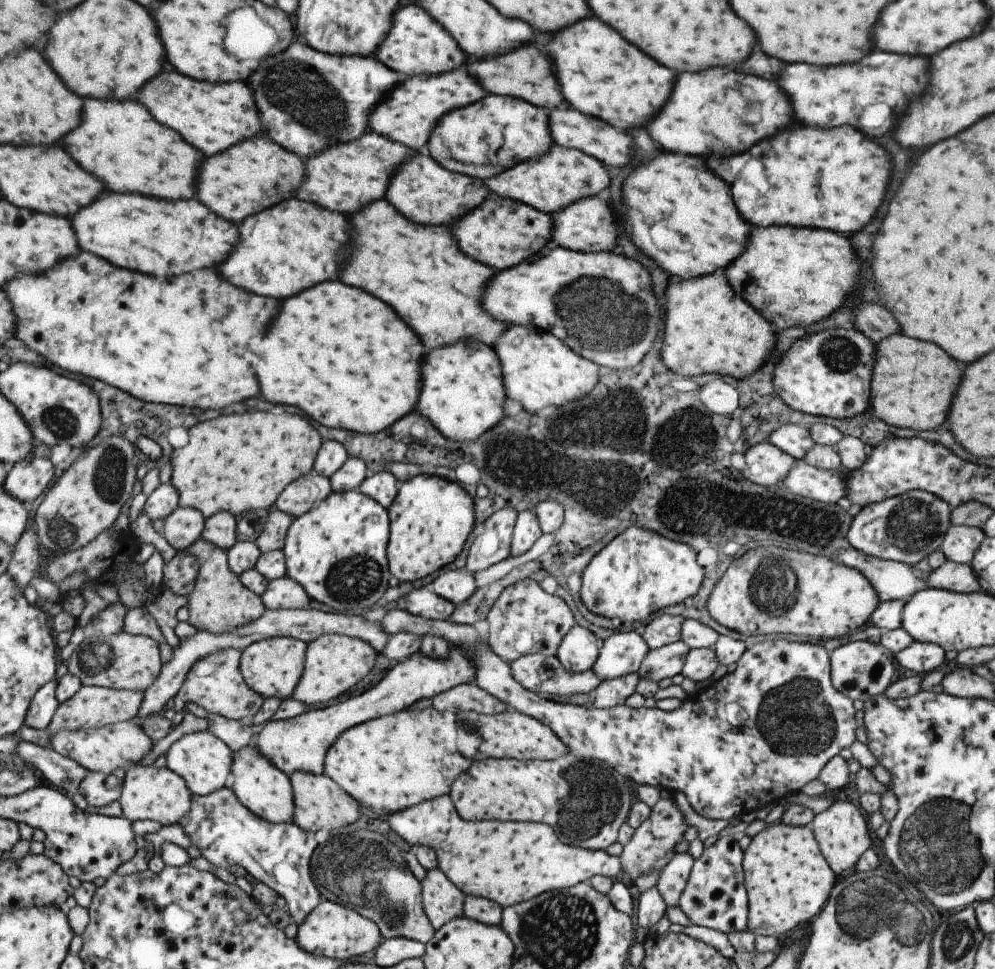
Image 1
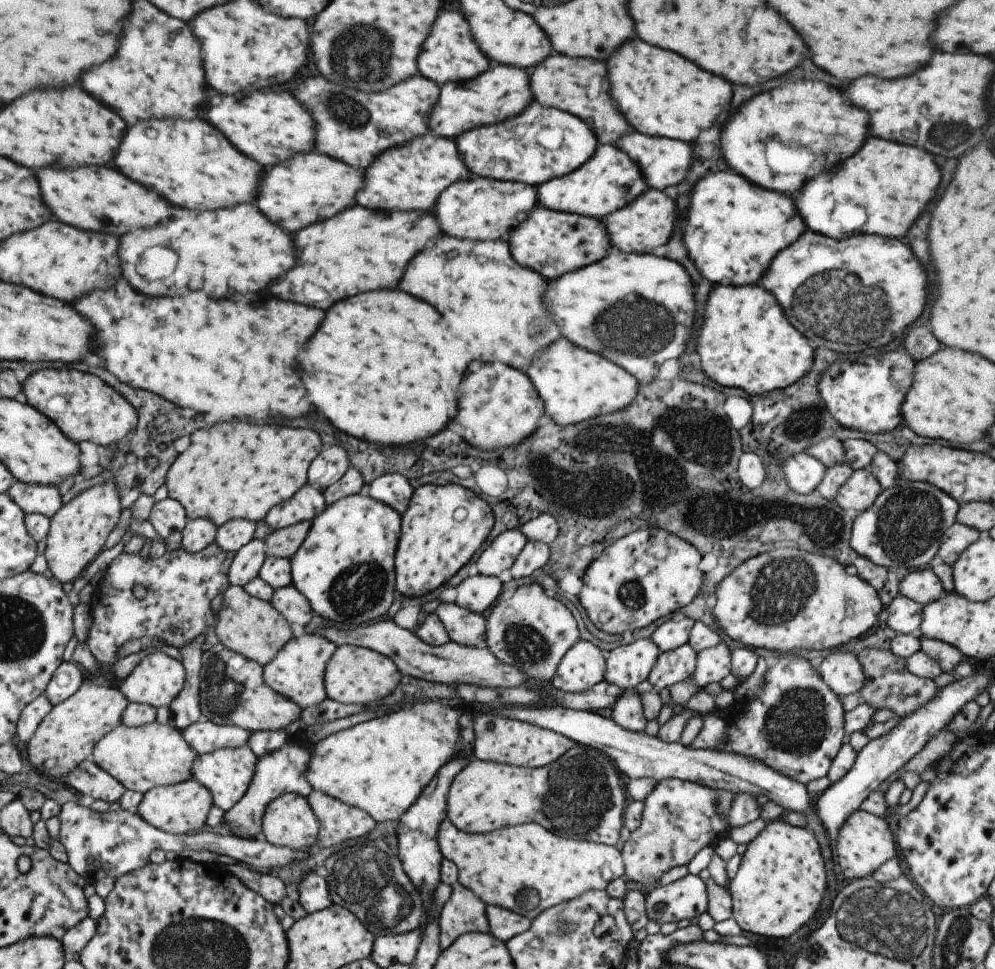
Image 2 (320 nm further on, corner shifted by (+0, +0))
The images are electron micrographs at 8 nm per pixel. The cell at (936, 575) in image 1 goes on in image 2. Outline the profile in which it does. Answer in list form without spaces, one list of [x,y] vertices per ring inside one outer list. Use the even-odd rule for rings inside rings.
[[[929,569],[921,571],[911,570],[899,582],[898,592],[903,597],[909,598],[909,600],[913,600],[921,606],[942,598],[946,594],[941,580]]]

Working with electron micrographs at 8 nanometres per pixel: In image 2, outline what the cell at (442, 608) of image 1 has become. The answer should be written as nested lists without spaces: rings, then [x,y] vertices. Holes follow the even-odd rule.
[[[441,603],[434,612],[443,624],[450,641],[459,645],[478,647],[485,645],[485,619],[464,610],[454,603]]]

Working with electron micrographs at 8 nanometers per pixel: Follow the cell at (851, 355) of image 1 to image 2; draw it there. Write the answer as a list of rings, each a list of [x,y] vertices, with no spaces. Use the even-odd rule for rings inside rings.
[[[897,344],[893,351],[876,352],[857,362],[833,362],[817,380],[819,398],[841,427],[870,434],[891,432],[902,427],[899,408],[911,386],[914,362]]]

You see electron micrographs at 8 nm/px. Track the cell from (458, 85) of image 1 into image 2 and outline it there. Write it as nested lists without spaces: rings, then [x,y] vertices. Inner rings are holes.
[[[491,64],[473,80],[446,83],[439,86],[438,101],[428,114],[428,130],[436,135],[455,139],[466,130],[485,125],[502,123],[509,117],[517,116],[534,100],[530,89],[529,70],[507,65]]]

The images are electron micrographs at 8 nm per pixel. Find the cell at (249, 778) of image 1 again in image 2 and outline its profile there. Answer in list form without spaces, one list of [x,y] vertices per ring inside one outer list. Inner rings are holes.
[[[287,792],[273,798],[261,816],[261,835],[268,844],[293,851],[313,850],[317,820],[305,797]]]

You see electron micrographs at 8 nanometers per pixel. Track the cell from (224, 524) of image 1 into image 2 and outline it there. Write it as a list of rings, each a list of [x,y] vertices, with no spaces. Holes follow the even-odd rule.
[[[234,519],[216,528],[214,544],[222,552],[235,553],[253,539],[255,523],[246,519]]]

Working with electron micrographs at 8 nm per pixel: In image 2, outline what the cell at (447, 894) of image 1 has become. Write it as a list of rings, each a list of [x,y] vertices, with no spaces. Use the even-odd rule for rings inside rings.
[[[460,883],[451,884],[451,894],[440,910],[439,949],[445,950],[457,936],[466,933],[488,934],[484,903]]]

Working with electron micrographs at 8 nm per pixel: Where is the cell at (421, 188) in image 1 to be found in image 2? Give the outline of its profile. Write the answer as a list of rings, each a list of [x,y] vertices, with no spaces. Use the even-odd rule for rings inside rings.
[[[471,176],[467,180],[454,182],[443,190],[437,197],[433,212],[441,224],[441,230],[449,236],[469,240],[506,241],[511,229],[527,219],[536,205],[539,206],[536,186]]]

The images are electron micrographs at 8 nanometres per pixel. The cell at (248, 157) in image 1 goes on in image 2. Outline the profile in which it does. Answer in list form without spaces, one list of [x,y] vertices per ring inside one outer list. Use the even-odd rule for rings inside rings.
[[[309,151],[297,153],[289,160],[275,163],[259,182],[257,208],[287,232],[297,232],[313,222],[335,216],[353,204],[355,192],[363,186],[363,170],[351,168],[343,161]]]

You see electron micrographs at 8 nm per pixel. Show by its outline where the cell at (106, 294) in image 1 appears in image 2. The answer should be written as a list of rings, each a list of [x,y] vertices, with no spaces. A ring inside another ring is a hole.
[[[123,277],[117,278],[115,284],[111,288],[100,290],[96,289],[81,298],[77,298],[77,306],[71,304],[73,308],[77,308],[77,312],[87,318],[95,330],[97,330],[97,350],[93,355],[99,358],[98,363],[105,365],[105,368],[115,374],[115,379],[119,380],[121,384],[127,384],[131,388],[141,389],[155,396],[167,400],[167,402],[177,406],[181,409],[193,408],[195,414],[203,414],[203,422],[205,422],[204,429],[208,429],[217,422],[229,422],[235,420],[236,422],[243,422],[243,418],[269,418],[275,416],[277,418],[299,418],[305,416],[311,408],[311,404],[305,398],[305,390],[301,386],[301,378],[297,372],[297,352],[299,348],[313,336],[313,332],[319,328],[319,322],[323,320],[323,312],[317,308],[309,308],[309,306],[301,306],[301,304],[293,304],[293,302],[285,302],[279,298],[271,298],[267,296],[267,300],[263,298],[263,294],[249,294],[249,296],[241,296],[241,294],[233,294],[233,298],[223,300],[223,302],[215,302],[211,298],[207,298],[203,292],[183,292],[185,296],[165,296],[165,297],[151,297],[144,296],[127,283]]]

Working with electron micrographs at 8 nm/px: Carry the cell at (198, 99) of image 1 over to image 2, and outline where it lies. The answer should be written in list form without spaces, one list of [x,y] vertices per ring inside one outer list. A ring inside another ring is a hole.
[[[251,90],[251,94],[213,94],[211,110],[205,110],[207,122],[215,126],[223,136],[247,158],[255,160],[261,166],[271,166],[286,161],[297,153],[308,153],[314,148],[315,132],[313,120],[309,113],[295,98],[287,92],[261,92]],[[245,100],[245,102],[243,102]]]

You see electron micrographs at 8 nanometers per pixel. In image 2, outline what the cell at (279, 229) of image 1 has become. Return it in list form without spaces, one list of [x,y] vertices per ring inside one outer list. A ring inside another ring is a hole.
[[[359,206],[347,208],[341,214],[319,222],[319,224],[311,224],[303,230],[299,230],[293,240],[295,240],[295,248],[297,248],[297,264],[287,272],[287,280],[285,276],[279,278],[279,282],[275,282],[273,286],[269,286],[269,292],[277,298],[289,300],[289,302],[299,302],[303,306],[315,306],[321,310],[327,310],[331,304],[355,296],[359,292],[367,292],[367,290],[393,290],[397,288],[397,282],[401,278],[401,272],[405,268],[405,264],[425,246],[431,246],[437,236],[441,234],[439,224],[435,220],[433,214],[429,212],[371,212]]]

